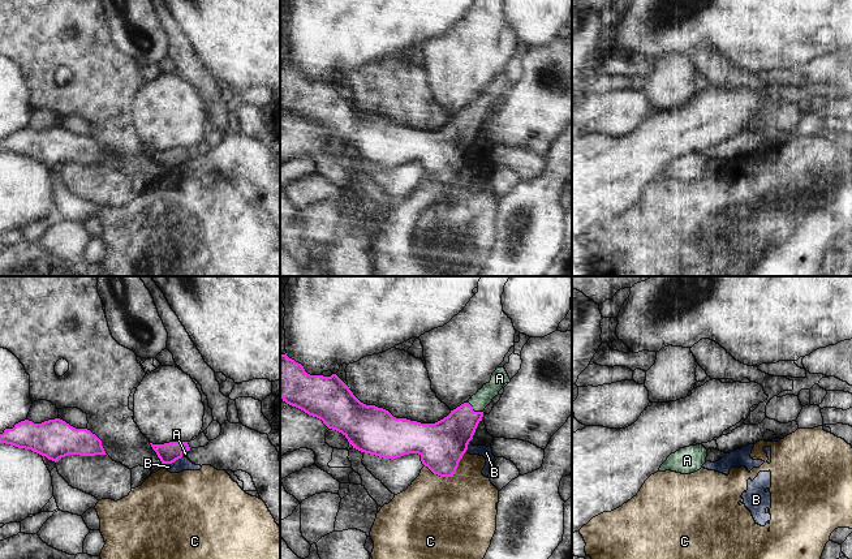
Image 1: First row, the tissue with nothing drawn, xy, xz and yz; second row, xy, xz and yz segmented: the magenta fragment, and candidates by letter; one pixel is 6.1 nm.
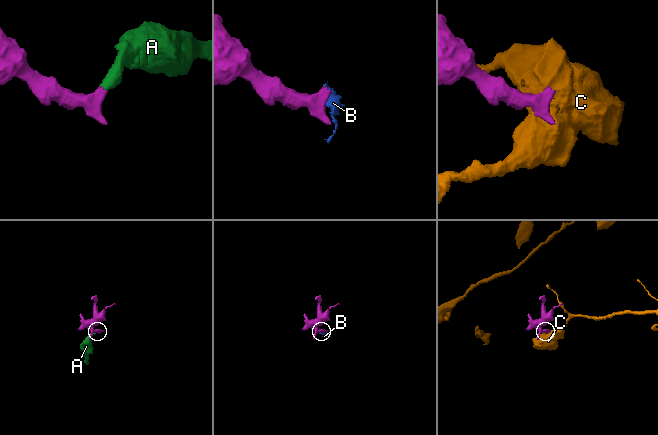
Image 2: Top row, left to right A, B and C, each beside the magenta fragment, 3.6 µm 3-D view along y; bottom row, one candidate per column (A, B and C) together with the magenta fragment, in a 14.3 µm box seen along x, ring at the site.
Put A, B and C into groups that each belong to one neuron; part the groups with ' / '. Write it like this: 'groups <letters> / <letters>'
groups A / B C

